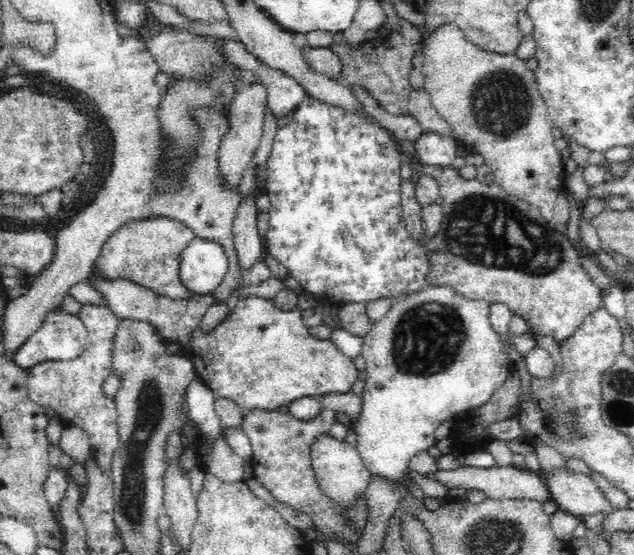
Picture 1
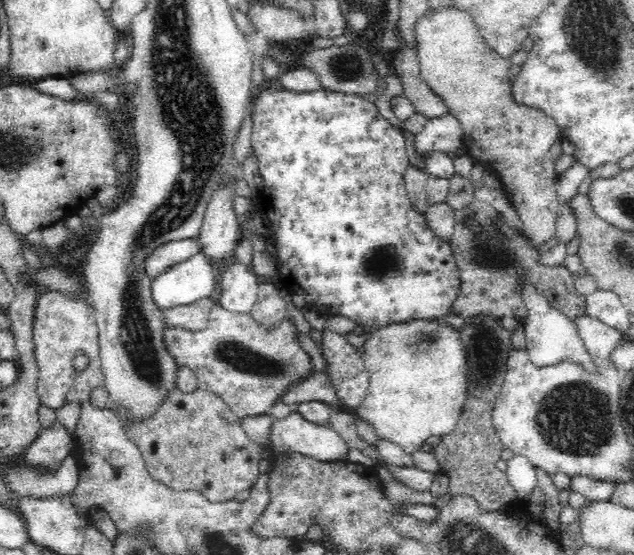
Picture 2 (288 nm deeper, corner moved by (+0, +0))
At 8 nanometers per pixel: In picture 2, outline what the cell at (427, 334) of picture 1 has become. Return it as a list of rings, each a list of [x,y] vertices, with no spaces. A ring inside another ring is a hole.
[[[416,318],[412,322],[398,322],[394,326],[368,332],[362,356],[370,372],[370,388],[356,412],[366,422],[374,424],[380,440],[390,440],[408,454],[424,450],[424,442],[430,436],[442,438],[450,434],[462,416],[468,394],[468,356],[464,344],[462,330],[444,328],[440,326],[440,320]]]

